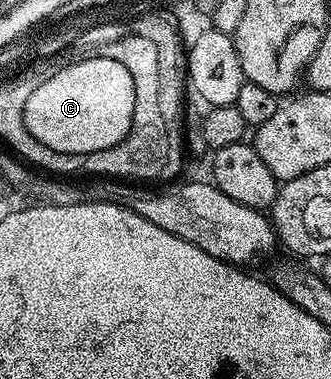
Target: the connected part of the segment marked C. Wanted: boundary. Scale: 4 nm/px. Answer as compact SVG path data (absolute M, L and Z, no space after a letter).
M90 55L78 64L69 64L57 73L50 75L41 86L36 87L31 98L27 99L23 118L27 130L43 146L56 152L70 156L77 152L87 154L91 151L106 150L115 146L131 130L133 115L133 84L129 84L129 76L125 76L125 68L113 64L109 60L97 60Z

